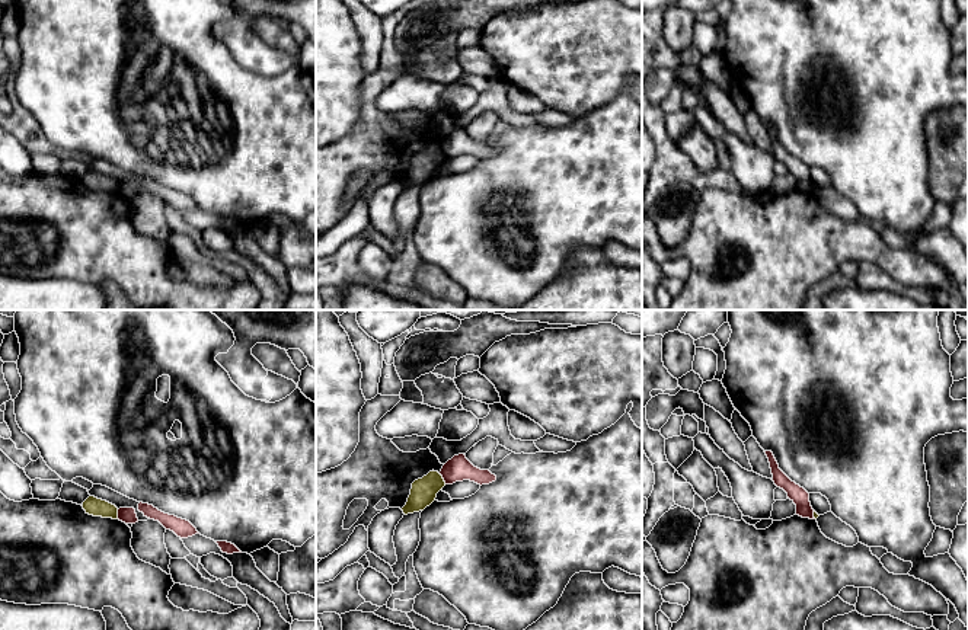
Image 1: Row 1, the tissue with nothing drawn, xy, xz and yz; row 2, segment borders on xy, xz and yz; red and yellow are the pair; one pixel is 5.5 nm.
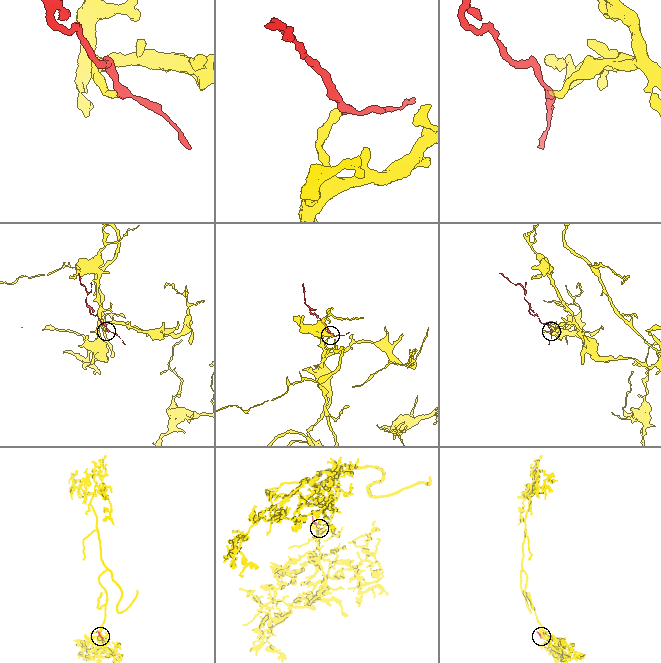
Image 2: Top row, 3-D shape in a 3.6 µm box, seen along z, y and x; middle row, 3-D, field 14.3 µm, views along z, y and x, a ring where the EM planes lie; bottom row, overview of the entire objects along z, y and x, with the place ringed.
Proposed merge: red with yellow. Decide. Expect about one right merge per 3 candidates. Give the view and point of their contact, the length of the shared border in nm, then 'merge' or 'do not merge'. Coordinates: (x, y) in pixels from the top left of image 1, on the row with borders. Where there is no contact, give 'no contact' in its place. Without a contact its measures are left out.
xz (443, 477) | 80 nm | do not merge

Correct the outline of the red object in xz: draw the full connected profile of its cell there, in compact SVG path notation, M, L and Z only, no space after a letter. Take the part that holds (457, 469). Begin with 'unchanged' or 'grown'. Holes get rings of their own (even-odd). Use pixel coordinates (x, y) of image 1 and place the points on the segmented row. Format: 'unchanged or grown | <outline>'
unchanged | M464 454L454 455L451 460L448 460L443 466L440 474L443 476L445 485L470 480L482 486L496 480L496 476L489 470L475 467Z

